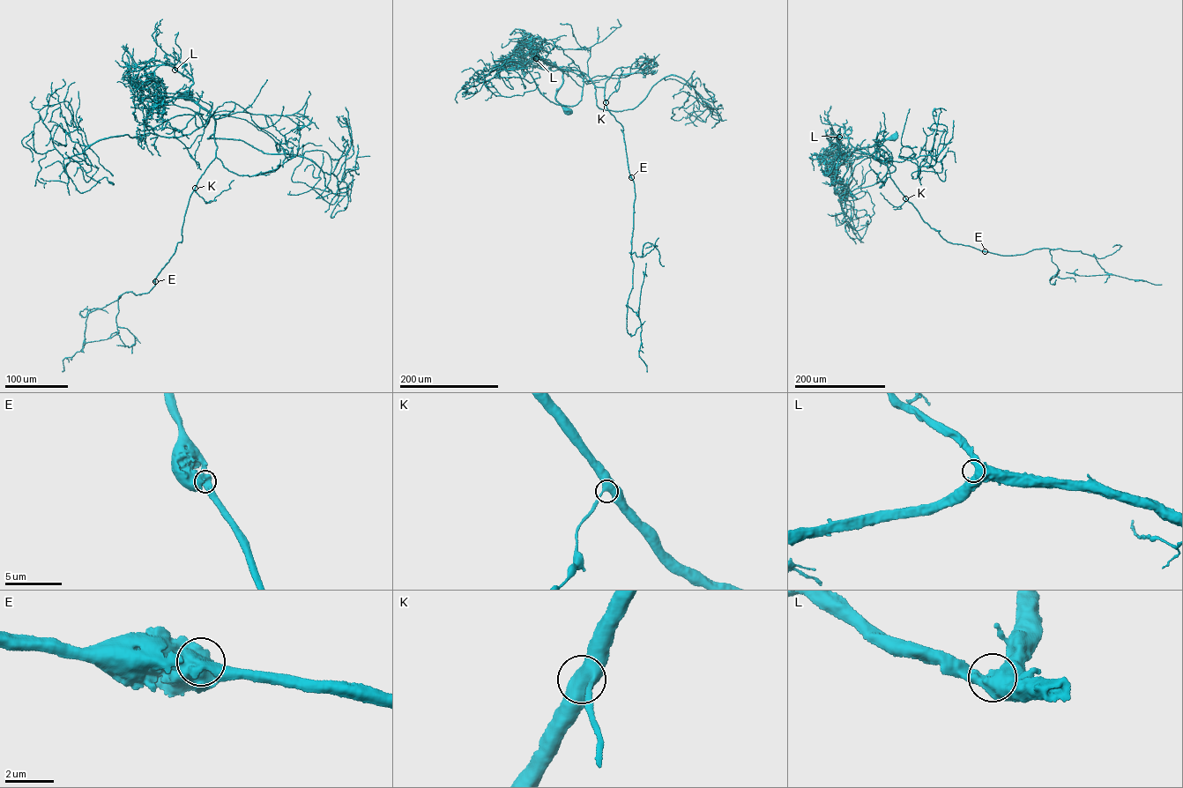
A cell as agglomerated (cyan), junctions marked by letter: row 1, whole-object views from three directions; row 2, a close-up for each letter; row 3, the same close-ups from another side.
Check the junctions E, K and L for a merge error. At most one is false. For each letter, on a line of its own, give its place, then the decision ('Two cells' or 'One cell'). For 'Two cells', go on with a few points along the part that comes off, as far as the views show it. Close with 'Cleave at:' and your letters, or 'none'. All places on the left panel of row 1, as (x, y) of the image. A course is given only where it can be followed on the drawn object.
E: Place: (155, 281). One cell
K: Place: (195, 188). One cell
L: Place: (174, 70). One cell
Cleave at: none

